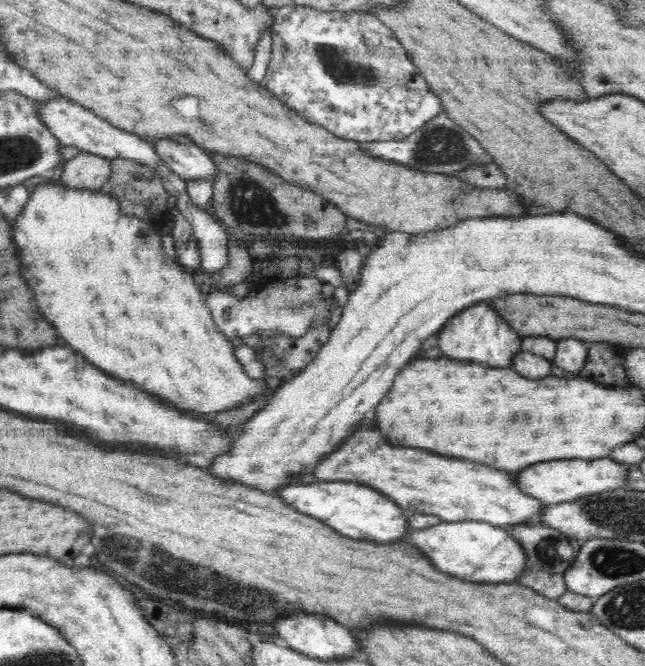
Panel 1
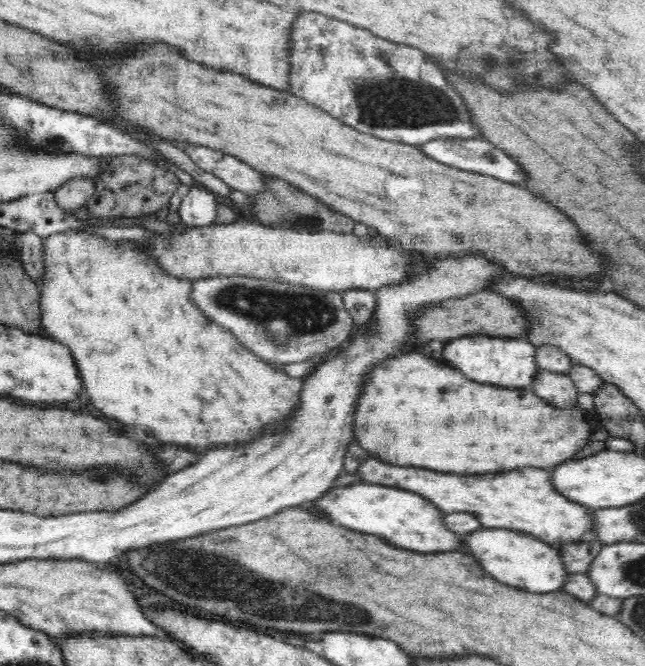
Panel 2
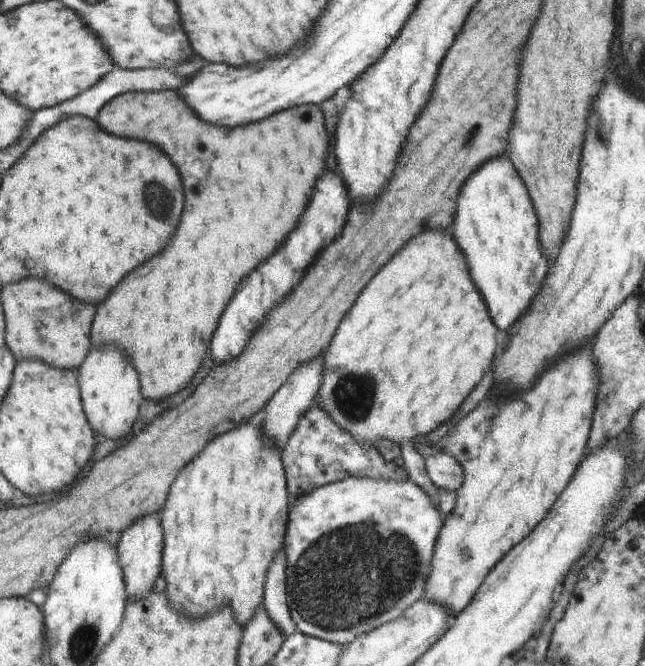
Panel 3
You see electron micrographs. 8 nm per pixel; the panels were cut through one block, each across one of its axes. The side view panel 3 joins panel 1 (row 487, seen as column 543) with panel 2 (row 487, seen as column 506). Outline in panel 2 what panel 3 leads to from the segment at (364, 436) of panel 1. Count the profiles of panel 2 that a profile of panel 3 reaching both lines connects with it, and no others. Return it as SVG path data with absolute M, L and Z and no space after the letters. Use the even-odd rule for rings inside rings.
M366 458L364 460L364 464L362 464L362 468L358 467L353 474L358 476L359 480L362 483L370 484L382 484L382 486L392 486L392 488L398 488L402 490L406 490L408 492L415 492L416 494L420 494L422 498L428 498L434 506L438 506L442 512L470 512L470 514L474 514L474 516L480 521L480 524L486 528L503 528L510 529L511 531L516 531L519 533L523 533L524 535L532 535L533 537L537 537L540 540L544 540L550 544L558 544L558 543L573 543L574 541L582 541L582 535L589 535L589 532L593 529L593 515L594 509L584 506L583 504L578 504L577 502L572 502L568 500L565 496L562 496L559 492L556 492L552 488L551 483L551 474L548 472L549 468L523 468L520 472L504 472L504 474L476 474L476 476L458 476L458 474L442 474L442 472L432 472L432 470L422 470L422 468L402 468L402 466L392 466L392 464L386 464L386 462L380 462L380 460L376 460L376 458Z

